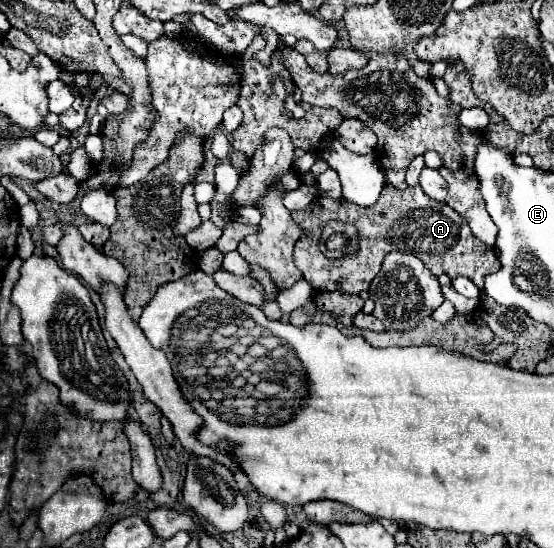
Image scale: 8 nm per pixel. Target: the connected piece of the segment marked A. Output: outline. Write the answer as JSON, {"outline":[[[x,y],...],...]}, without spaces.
{"outline":[[[386,184],[378,202],[372,206],[356,206],[344,198],[326,200],[316,196],[306,210],[292,212],[294,222],[304,230],[306,238],[320,242],[320,232],[328,220],[342,220],[356,224],[360,234],[360,250],[356,256],[342,260],[328,260],[322,252],[294,252],[294,262],[302,272],[304,280],[318,292],[338,290],[346,294],[360,294],[368,290],[370,282],[380,270],[384,254],[390,250],[398,252],[416,252],[416,256],[430,268],[434,276],[446,274],[452,280],[458,276],[470,278],[478,288],[484,286],[484,276],[500,270],[500,260],[494,248],[482,244],[468,228],[466,220],[446,206],[428,198],[420,186],[406,188],[404,192]]]}

